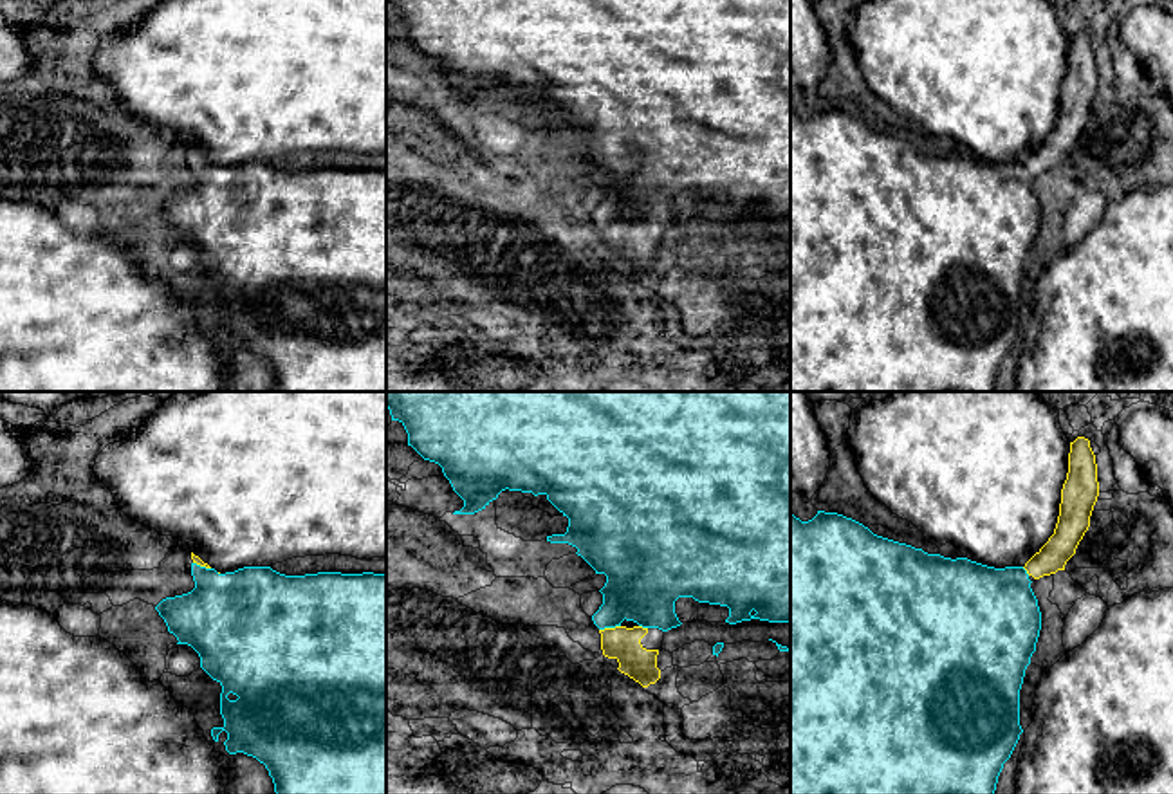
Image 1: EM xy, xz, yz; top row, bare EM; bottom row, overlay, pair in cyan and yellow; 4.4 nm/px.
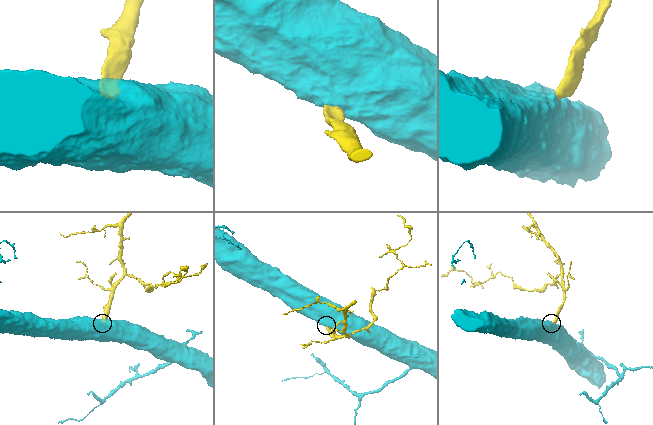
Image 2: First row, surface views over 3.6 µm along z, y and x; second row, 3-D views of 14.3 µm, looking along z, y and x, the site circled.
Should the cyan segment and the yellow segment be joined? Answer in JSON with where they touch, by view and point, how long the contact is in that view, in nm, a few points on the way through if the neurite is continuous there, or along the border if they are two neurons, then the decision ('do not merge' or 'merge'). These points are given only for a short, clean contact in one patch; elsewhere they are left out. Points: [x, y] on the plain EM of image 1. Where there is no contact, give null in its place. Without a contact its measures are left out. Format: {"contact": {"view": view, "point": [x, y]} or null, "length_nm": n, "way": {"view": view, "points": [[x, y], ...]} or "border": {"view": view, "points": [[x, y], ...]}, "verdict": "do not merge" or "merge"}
{"contact": {"view": "xz", "point": [609, 222]}, "length_nm": 100, "way": {"view": "xz", "points": [[643, 179], [609, 213], [609, 222], [621, 239]]}, "verdict": "merge"}

